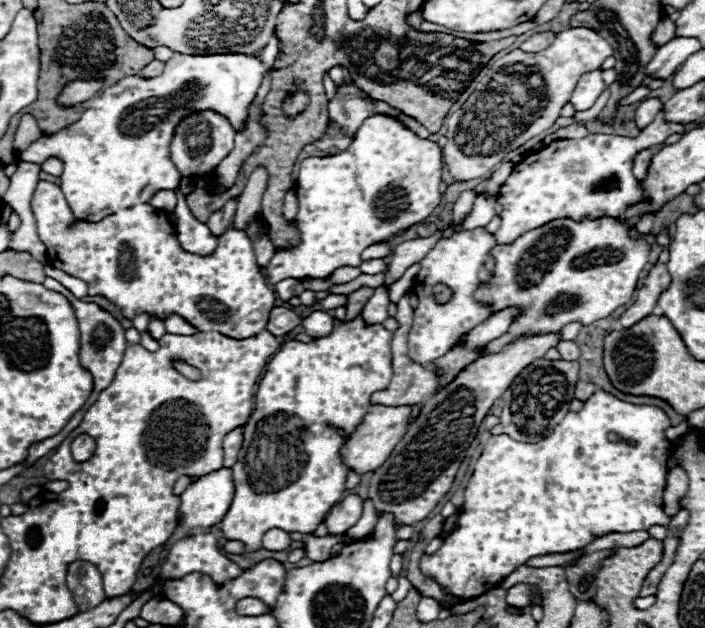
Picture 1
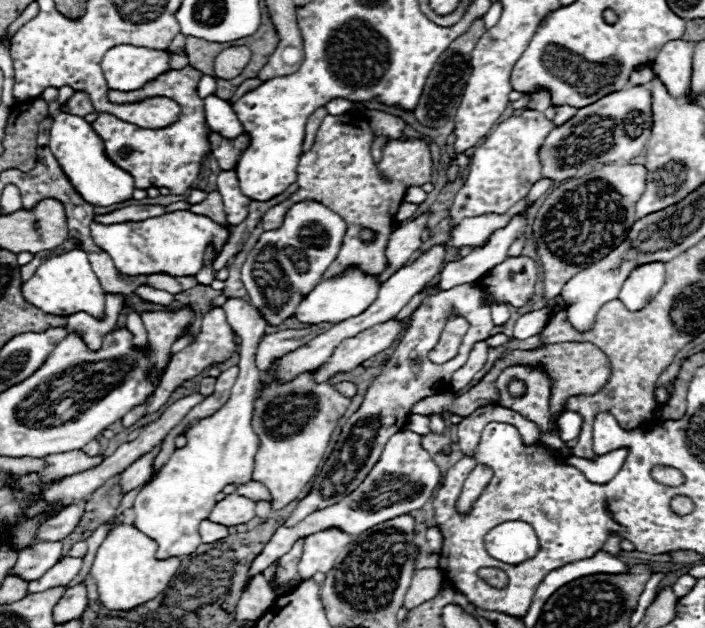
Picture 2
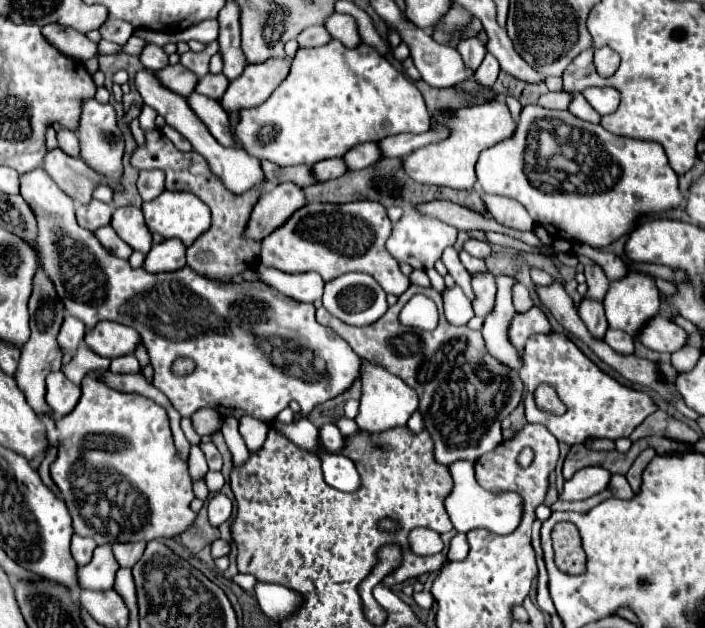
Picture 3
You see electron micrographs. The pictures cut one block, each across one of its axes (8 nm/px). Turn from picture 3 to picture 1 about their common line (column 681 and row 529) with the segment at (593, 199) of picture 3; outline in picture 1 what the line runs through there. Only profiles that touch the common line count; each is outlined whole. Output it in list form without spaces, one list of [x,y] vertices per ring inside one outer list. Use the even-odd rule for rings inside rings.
[[[230,468],[214,470],[206,476],[194,480],[182,494],[180,494],[180,508],[178,520],[200,532],[210,528],[226,516],[234,498],[234,482]]]

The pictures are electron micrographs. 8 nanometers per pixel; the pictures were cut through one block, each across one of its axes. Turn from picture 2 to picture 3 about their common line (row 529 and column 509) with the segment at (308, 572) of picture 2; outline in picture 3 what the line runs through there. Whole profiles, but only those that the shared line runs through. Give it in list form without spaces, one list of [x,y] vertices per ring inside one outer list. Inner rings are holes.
[[[534,306],[528,312],[514,316],[508,336],[510,336],[510,342],[522,352],[526,340],[532,334],[540,334],[540,332],[550,332],[550,324],[548,324],[546,314],[540,308]]]

